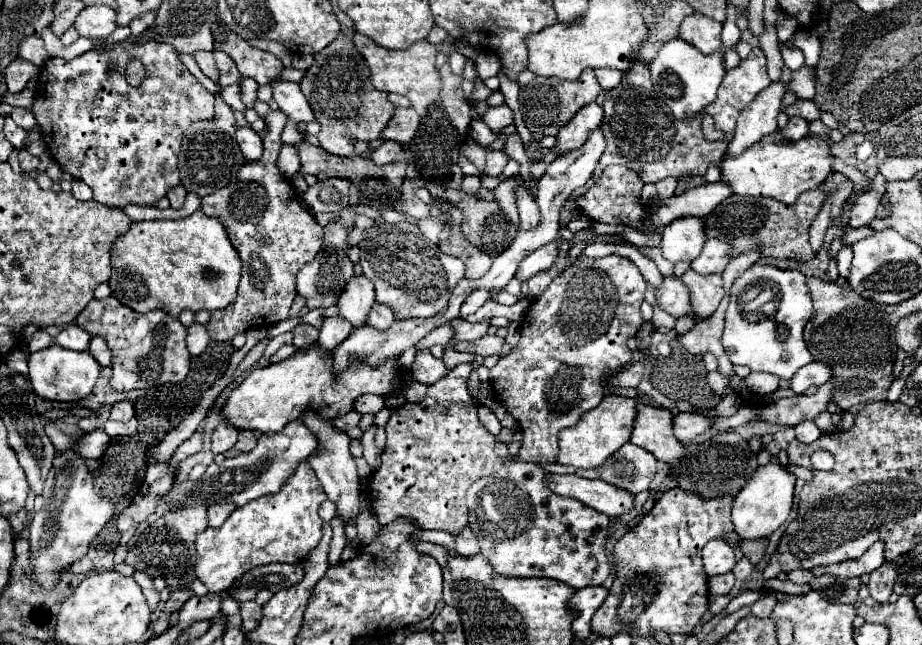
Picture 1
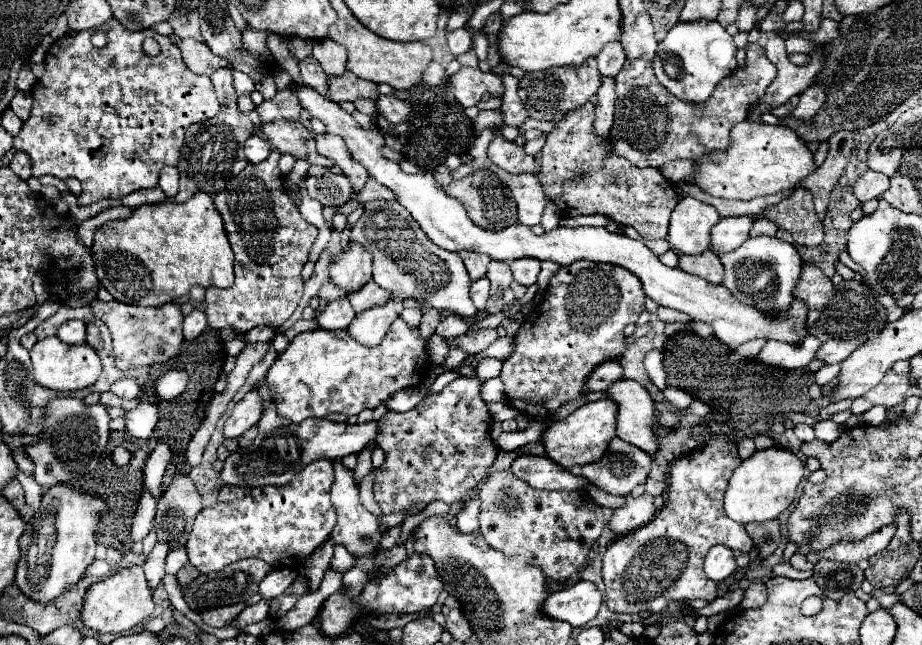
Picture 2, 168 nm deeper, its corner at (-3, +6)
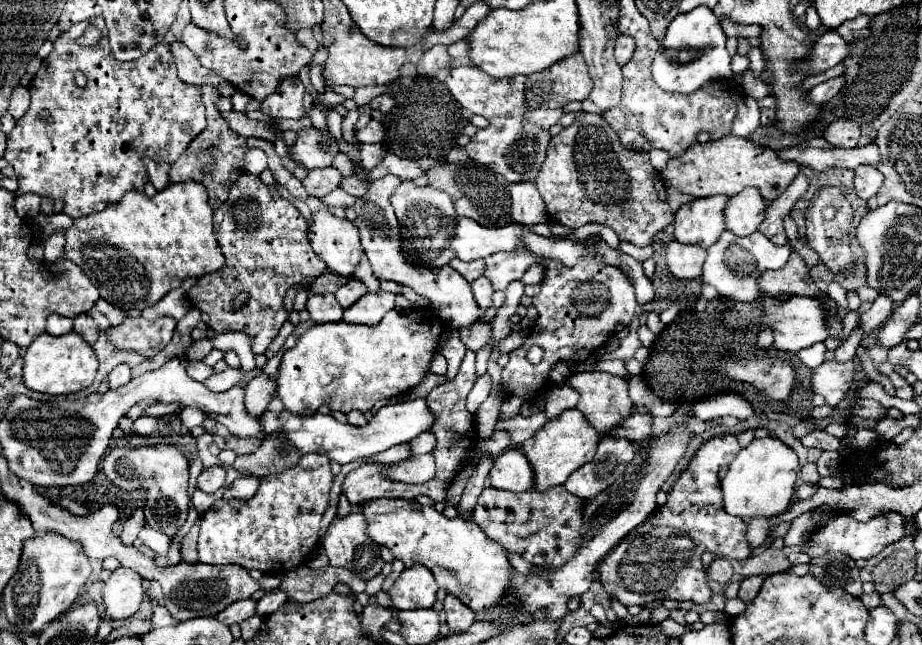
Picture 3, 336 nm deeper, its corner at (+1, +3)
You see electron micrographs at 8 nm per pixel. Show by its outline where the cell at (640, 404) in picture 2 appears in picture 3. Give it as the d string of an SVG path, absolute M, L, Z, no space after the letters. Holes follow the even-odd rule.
M575 373L569 375L563 385L575 389L579 393L579 403L577 409L585 415L585 419L595 427L597 433L609 433L613 427L621 425L625 417L633 413L633 401L629 399L627 393L627 381L623 377L615 377L609 373Z

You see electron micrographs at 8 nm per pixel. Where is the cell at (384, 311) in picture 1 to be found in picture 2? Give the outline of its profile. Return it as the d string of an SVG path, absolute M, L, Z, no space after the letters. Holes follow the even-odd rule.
M373 280L367 286L363 286L359 292L353 292L347 298L349 298L355 312L363 312L363 310L375 308L375 306L383 306L389 300L387 292L383 292L383 288L379 288Z

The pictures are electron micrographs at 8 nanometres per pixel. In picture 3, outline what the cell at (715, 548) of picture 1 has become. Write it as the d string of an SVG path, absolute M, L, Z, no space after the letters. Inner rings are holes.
M719 557L719 559L715 559L715 561L711 563L711 567L709 567L709 575L711 575L711 579L713 579L715 583L727 585L727 583L731 581L731 577L733 577L733 569L731 569L731 565L729 565L727 559Z

